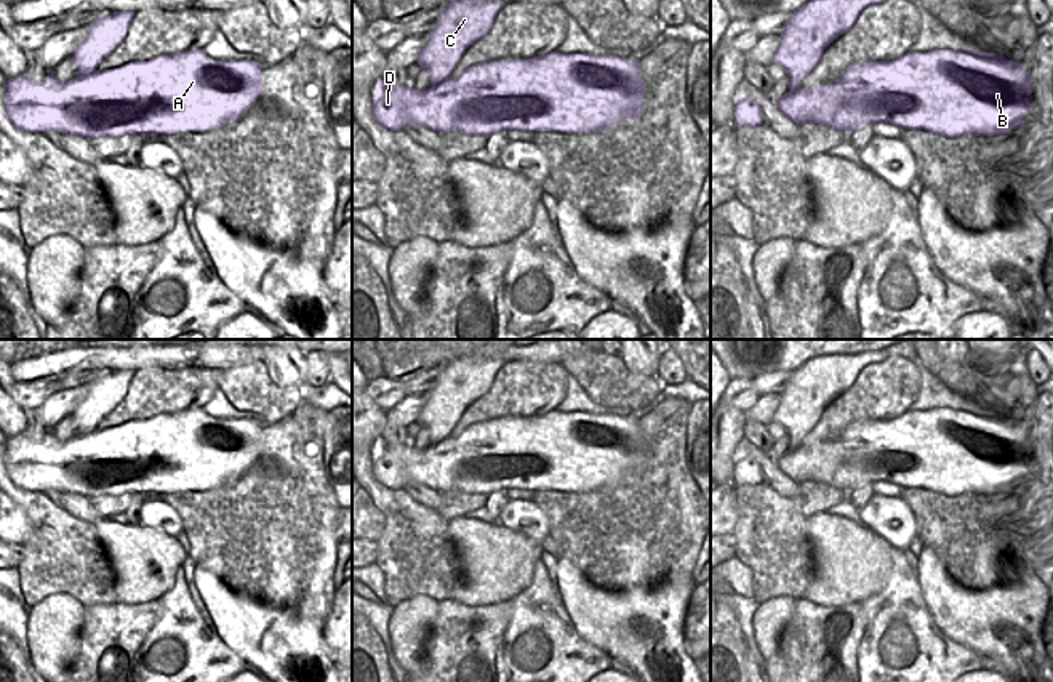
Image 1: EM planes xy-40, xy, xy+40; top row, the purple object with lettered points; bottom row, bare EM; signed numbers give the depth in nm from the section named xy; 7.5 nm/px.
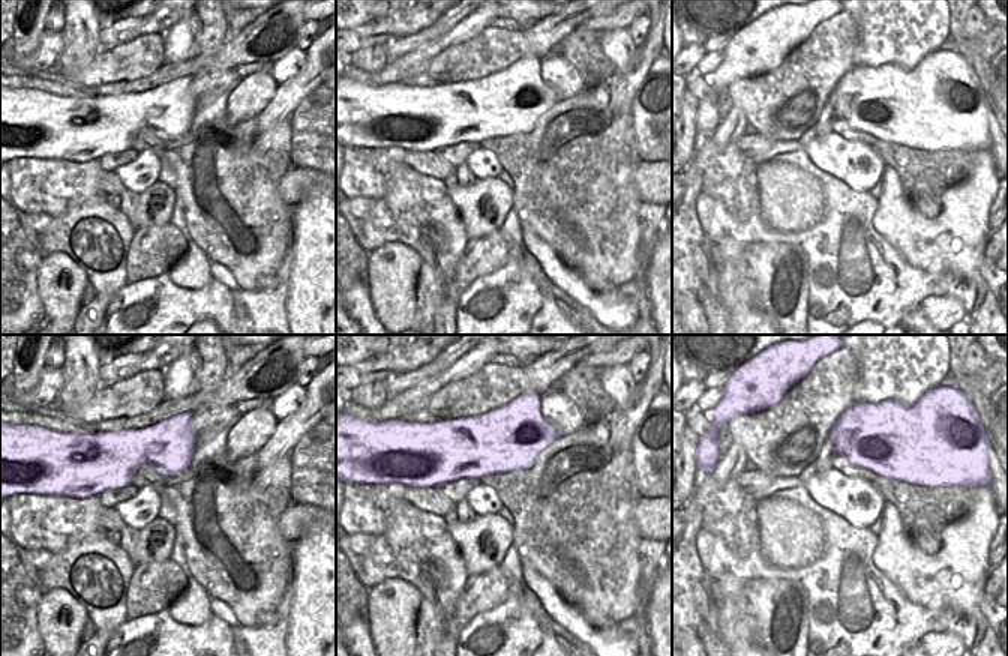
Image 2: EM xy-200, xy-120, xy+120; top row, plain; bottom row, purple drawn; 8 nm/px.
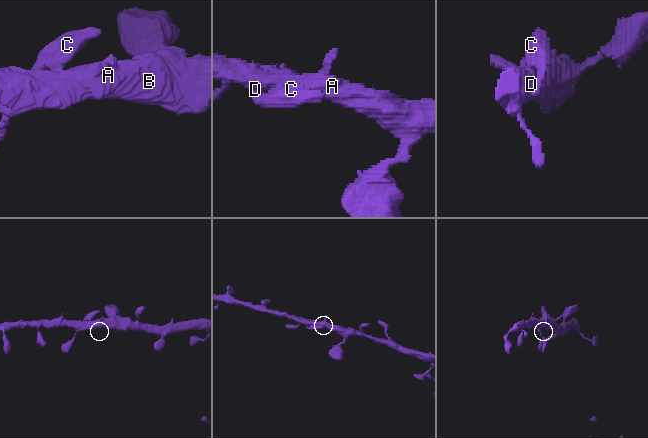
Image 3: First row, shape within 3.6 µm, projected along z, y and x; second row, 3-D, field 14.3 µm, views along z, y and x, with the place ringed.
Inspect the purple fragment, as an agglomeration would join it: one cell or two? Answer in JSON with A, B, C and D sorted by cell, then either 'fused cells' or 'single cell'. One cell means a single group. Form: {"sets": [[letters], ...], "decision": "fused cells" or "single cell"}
{"sets": [["A", "B", "C", "D"]], "decision": "single cell"}

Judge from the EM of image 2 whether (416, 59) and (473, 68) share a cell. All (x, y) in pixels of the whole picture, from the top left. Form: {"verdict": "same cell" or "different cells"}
{"verdict": "different cells"}

